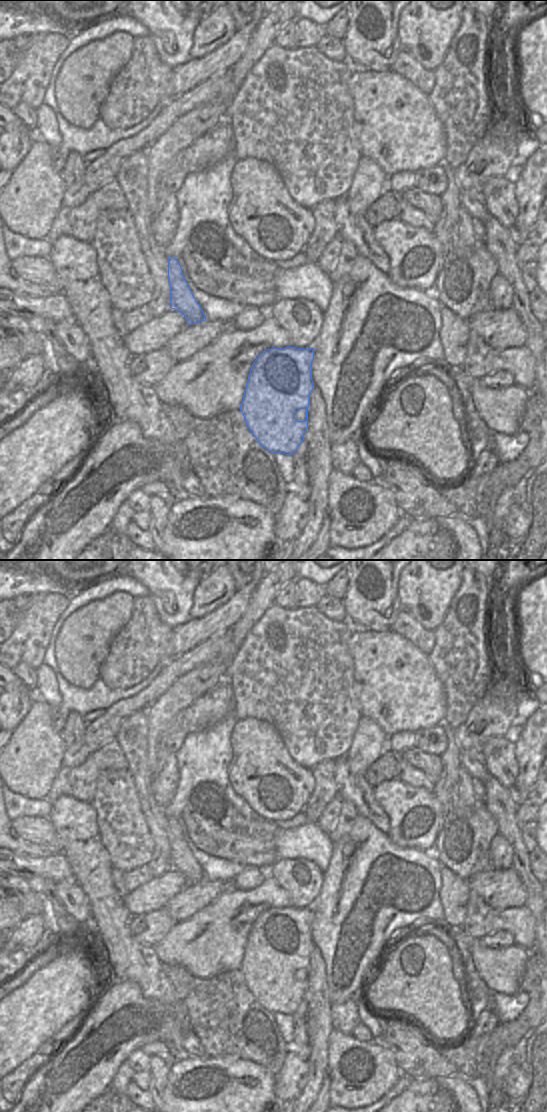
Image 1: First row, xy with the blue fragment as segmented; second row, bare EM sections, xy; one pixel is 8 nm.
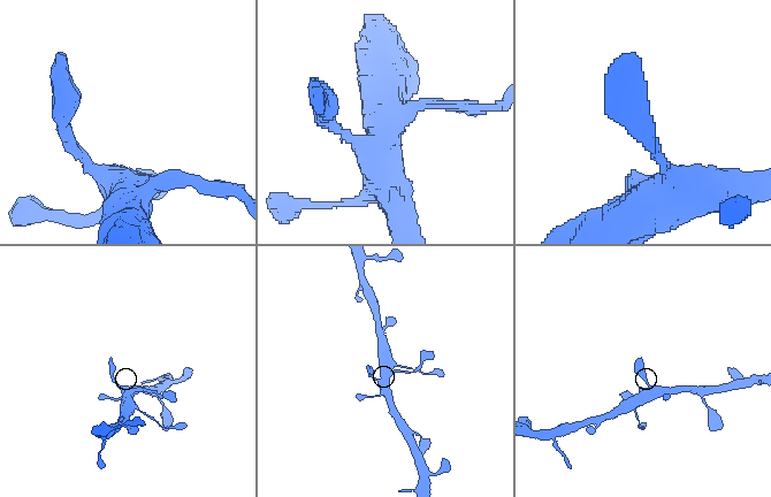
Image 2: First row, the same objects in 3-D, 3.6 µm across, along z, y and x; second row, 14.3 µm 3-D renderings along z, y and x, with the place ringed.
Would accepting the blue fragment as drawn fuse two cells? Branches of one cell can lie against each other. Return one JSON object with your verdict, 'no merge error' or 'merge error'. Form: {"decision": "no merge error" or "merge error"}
{"decision": "no merge error"}

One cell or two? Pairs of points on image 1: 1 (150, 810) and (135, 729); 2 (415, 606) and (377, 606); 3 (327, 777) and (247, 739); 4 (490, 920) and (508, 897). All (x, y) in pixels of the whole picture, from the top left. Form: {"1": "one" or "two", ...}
{"1": "one", "2": "two", "3": "two", "4": "two"}

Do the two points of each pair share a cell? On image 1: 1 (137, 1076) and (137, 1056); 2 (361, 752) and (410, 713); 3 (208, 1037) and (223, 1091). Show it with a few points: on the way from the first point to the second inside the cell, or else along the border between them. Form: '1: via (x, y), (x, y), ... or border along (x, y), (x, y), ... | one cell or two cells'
1: via (139, 1071), (139, 1061) | one cell
2: border along (368, 717), (389, 737) | two cells
3: border along (204, 1056), (236, 1059) | two cells

